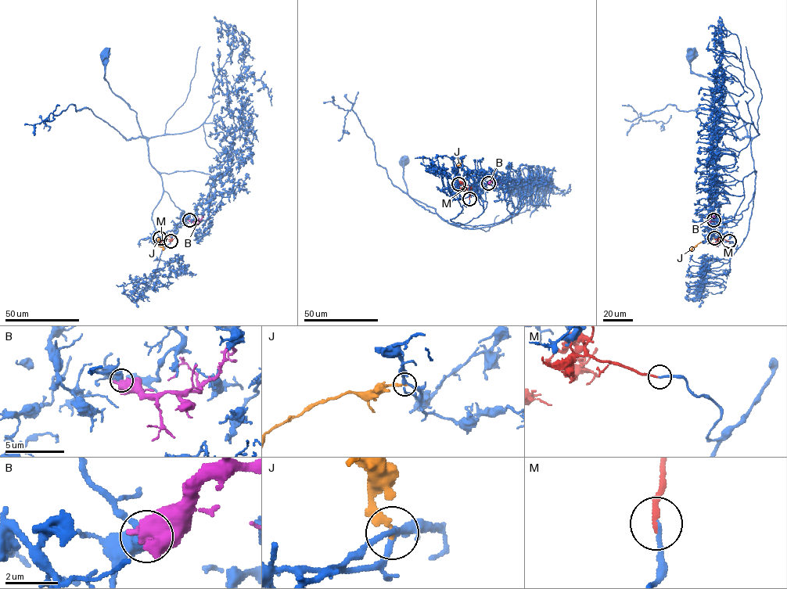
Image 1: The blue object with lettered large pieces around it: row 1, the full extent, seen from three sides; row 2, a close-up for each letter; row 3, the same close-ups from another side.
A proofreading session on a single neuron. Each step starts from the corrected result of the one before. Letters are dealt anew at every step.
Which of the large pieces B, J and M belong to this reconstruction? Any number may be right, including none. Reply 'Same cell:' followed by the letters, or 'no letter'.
Same cell: M

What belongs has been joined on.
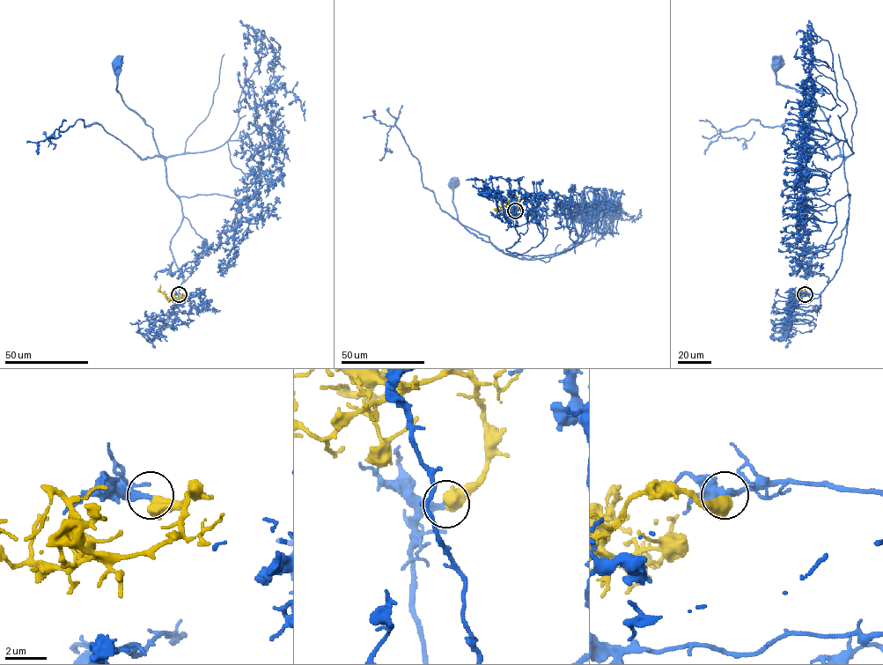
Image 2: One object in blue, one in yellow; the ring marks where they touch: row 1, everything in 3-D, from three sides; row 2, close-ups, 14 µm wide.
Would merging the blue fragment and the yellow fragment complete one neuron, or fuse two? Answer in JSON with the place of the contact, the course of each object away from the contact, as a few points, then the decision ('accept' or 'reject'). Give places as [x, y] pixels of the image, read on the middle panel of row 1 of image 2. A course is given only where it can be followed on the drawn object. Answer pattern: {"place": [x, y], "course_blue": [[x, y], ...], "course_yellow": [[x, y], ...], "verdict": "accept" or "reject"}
{"place": [515, 210], "course_blue": [[515, 210], [512, 219], [519, 238], [506, 249], [516, 255], [504, 253], [489, 237], [460, 223], [452, 181]], "course_yellow": [[515, 210], [518, 208], [516, 200], [502, 204], [496, 211]], "verdict": "accept"}

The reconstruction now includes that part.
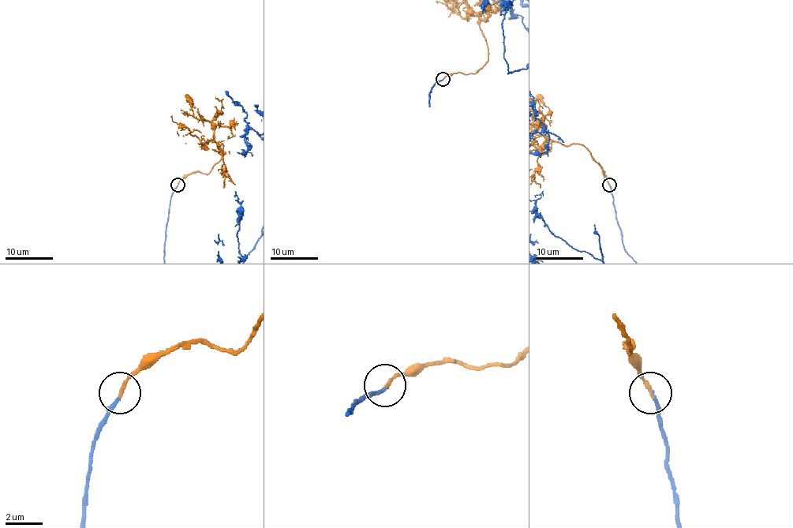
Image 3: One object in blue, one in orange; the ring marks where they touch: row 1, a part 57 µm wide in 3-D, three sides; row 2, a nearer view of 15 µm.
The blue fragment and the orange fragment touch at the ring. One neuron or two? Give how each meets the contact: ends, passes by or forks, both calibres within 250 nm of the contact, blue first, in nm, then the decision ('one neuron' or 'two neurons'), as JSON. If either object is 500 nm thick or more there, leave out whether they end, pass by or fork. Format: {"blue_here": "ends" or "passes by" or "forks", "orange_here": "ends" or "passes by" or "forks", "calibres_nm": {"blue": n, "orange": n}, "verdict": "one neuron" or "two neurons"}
{"blue_here": "ends", "orange_here": "ends", "calibres_nm": {"blue": 150, "orange": 200}, "verdict": "one neuron"}

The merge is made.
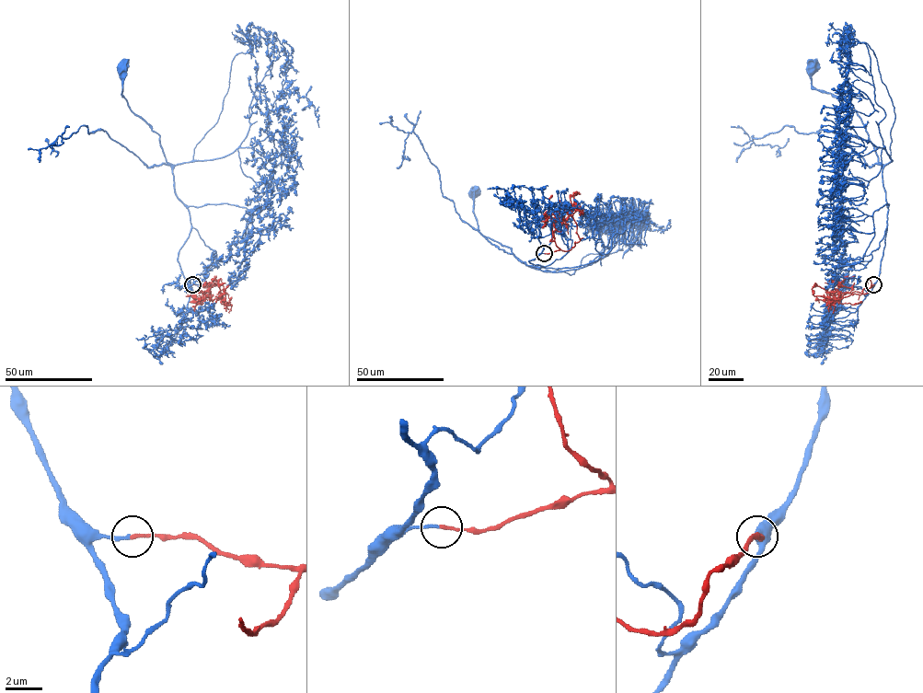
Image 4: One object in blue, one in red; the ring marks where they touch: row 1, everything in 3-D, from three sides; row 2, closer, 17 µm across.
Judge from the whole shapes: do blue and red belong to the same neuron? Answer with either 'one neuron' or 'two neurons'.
one neuron

